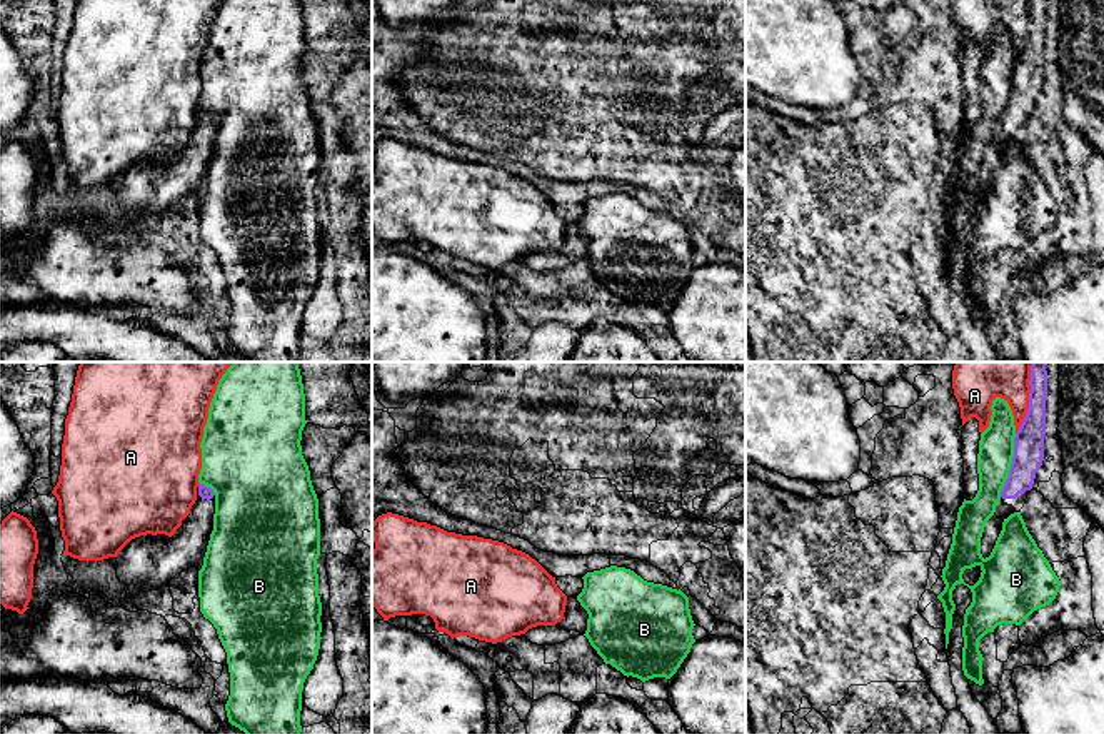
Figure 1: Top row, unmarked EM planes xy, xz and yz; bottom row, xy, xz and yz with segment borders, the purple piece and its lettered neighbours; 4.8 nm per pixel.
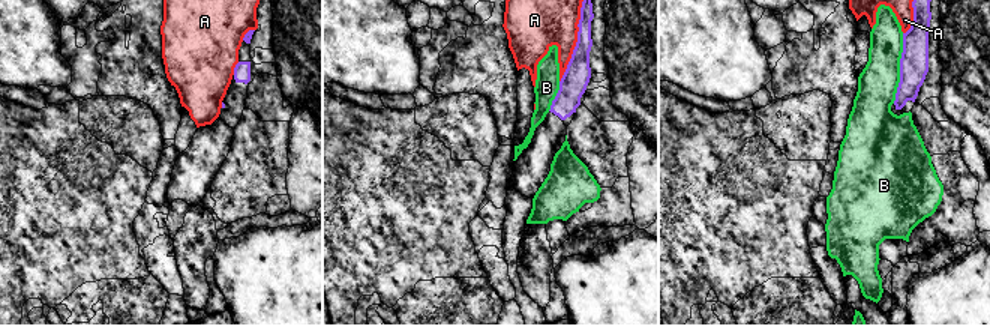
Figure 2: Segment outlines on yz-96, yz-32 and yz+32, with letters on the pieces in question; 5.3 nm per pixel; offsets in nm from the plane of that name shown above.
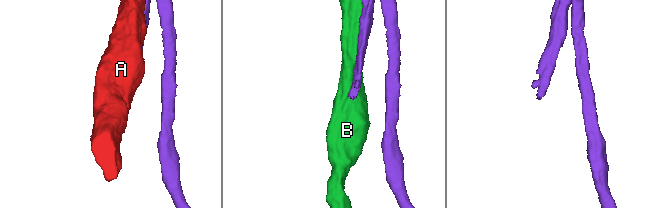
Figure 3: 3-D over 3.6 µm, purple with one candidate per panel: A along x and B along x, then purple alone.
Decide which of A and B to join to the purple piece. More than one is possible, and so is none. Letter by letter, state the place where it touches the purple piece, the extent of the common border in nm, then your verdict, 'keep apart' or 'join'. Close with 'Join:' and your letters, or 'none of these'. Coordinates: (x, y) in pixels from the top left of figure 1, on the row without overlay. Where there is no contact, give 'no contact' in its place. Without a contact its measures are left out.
A: yz (1029, 30) | 300 nm | keep apart
B: yz (1011, 90) | 320 nm | keep apart
Join: none of these

